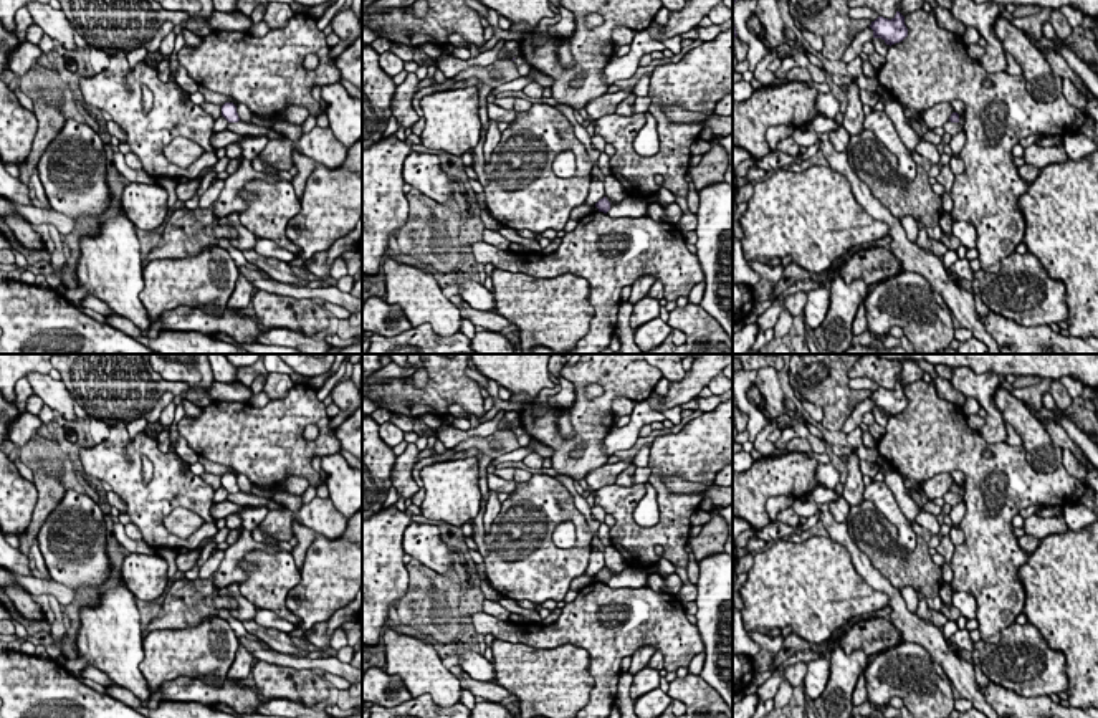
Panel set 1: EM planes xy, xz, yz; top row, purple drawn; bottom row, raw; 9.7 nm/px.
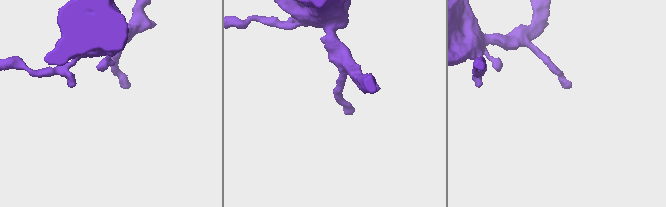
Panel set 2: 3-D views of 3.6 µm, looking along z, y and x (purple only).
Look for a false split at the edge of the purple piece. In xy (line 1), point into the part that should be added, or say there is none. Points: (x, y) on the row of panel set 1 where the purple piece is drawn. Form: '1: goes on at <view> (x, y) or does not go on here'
1: does not go on here

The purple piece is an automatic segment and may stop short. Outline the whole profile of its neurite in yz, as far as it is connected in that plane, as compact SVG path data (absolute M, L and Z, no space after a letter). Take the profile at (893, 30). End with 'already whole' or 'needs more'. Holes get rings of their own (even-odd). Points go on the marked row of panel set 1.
M900 12L891 20L878 17L870 28L873 30L873 38L881 38L890 46L908 36L905 17Z; already whole

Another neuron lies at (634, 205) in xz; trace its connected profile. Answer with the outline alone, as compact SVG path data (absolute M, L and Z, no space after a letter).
M628 195L620 203L615 203L607 212L609 217L643 217L647 215L648 203L642 199L642 195Z

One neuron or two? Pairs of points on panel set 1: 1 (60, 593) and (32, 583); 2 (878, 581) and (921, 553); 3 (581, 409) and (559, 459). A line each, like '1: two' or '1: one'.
1: one
2: two
3: one

